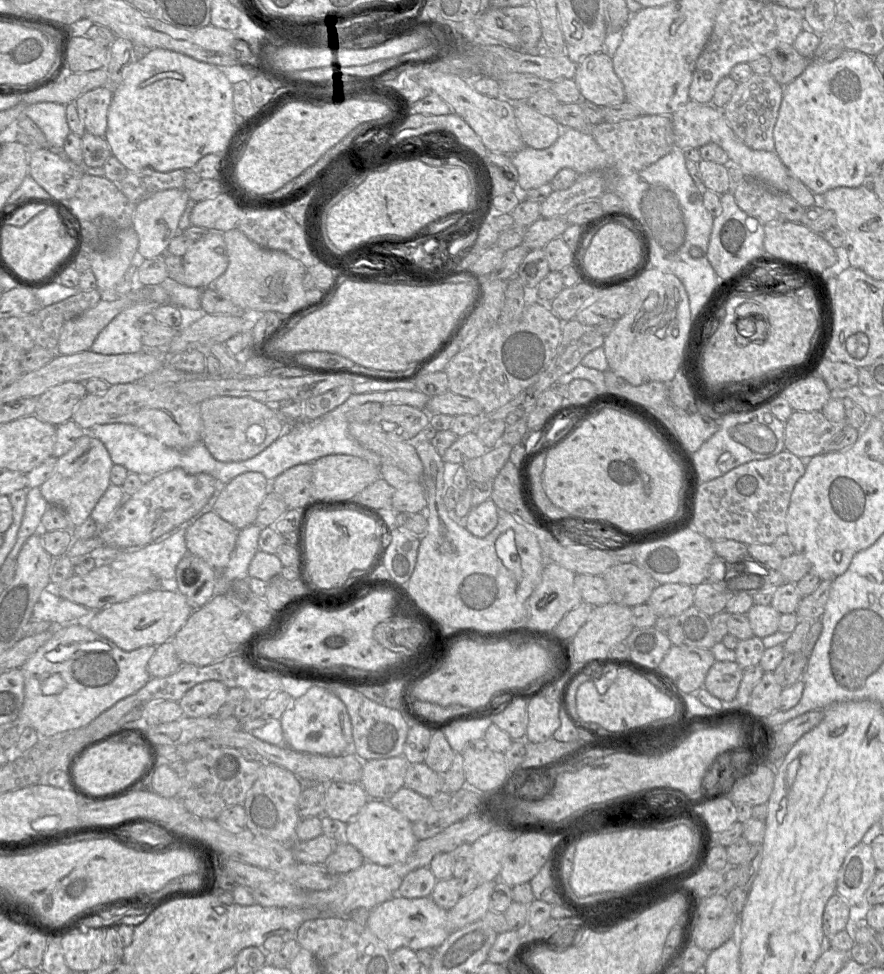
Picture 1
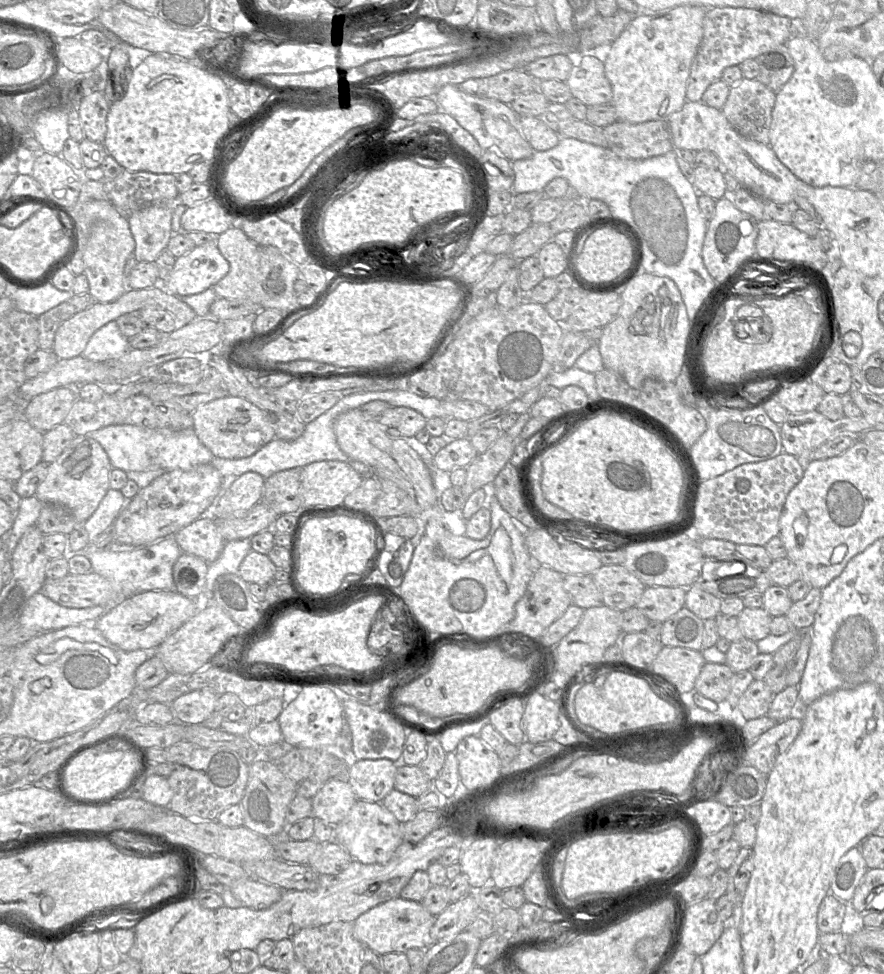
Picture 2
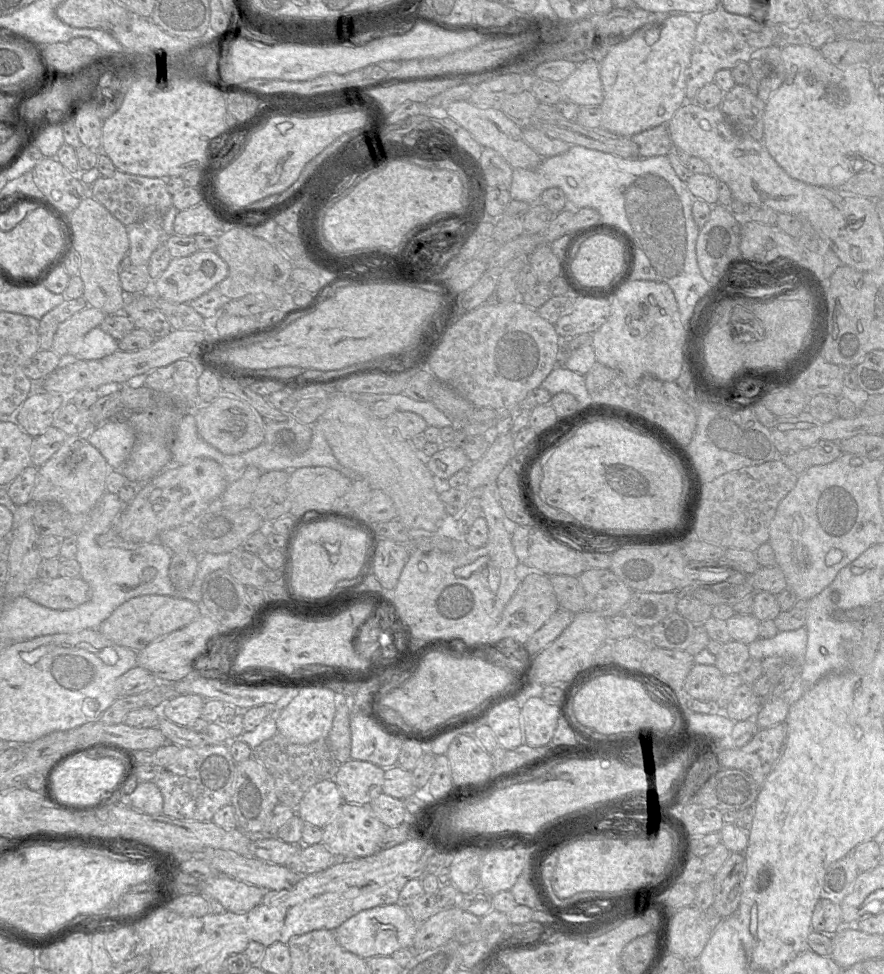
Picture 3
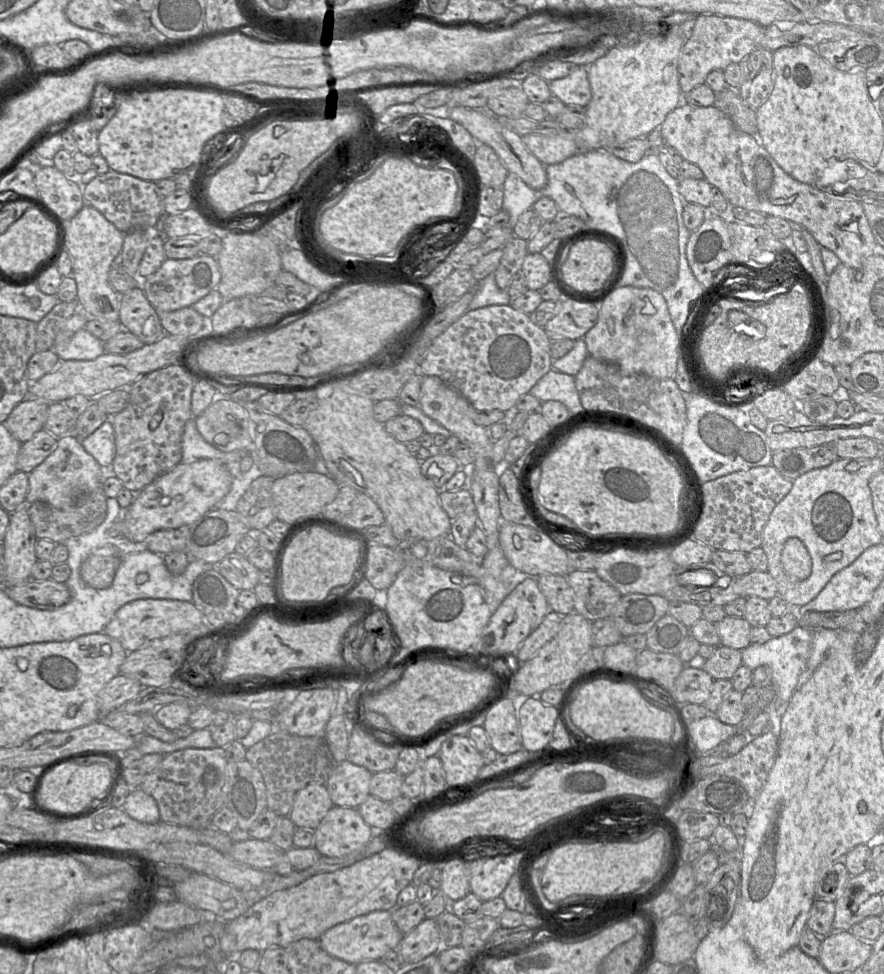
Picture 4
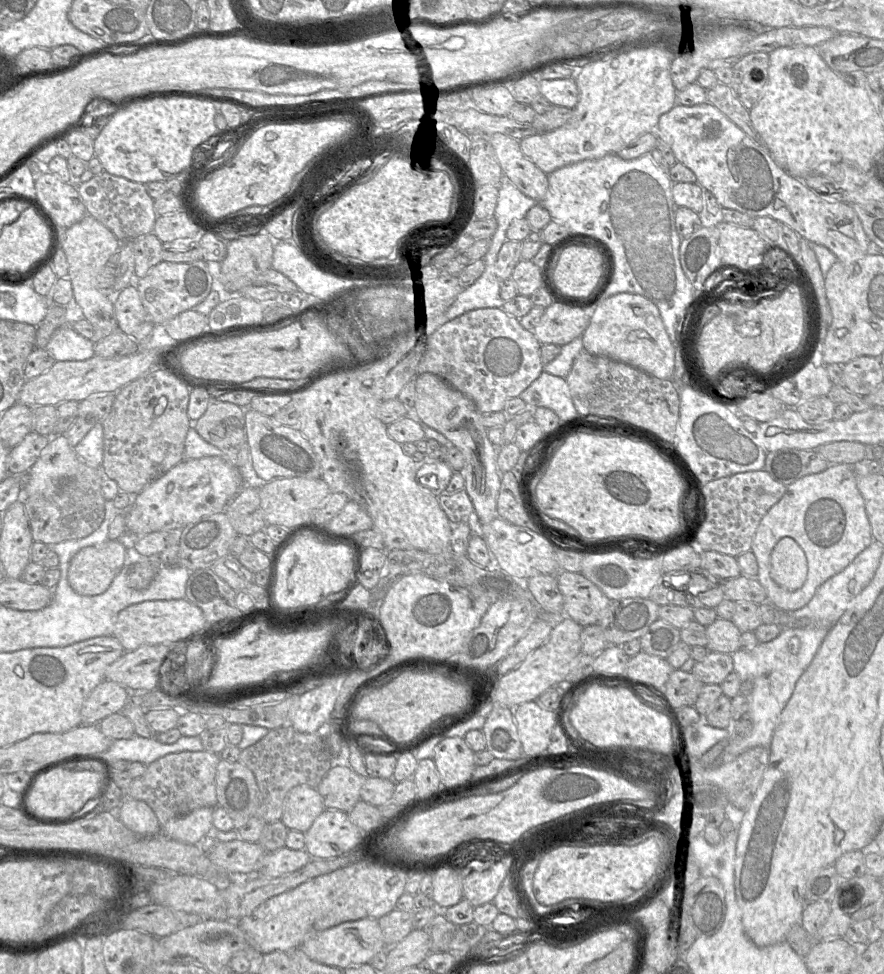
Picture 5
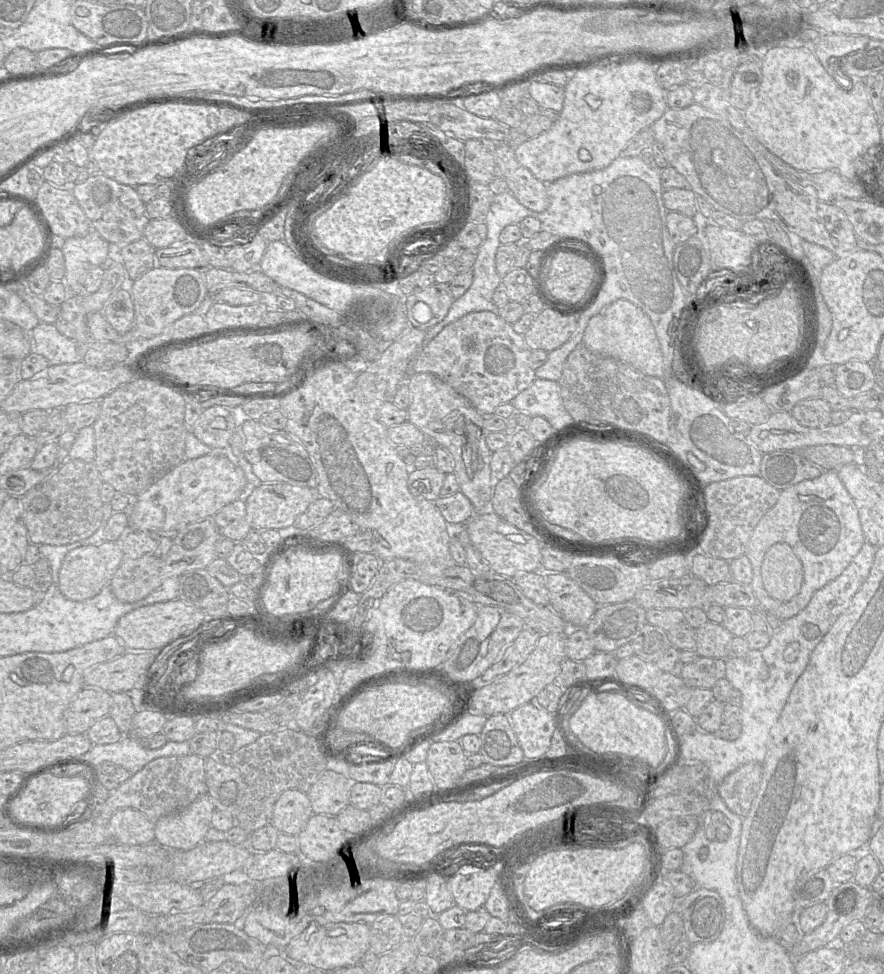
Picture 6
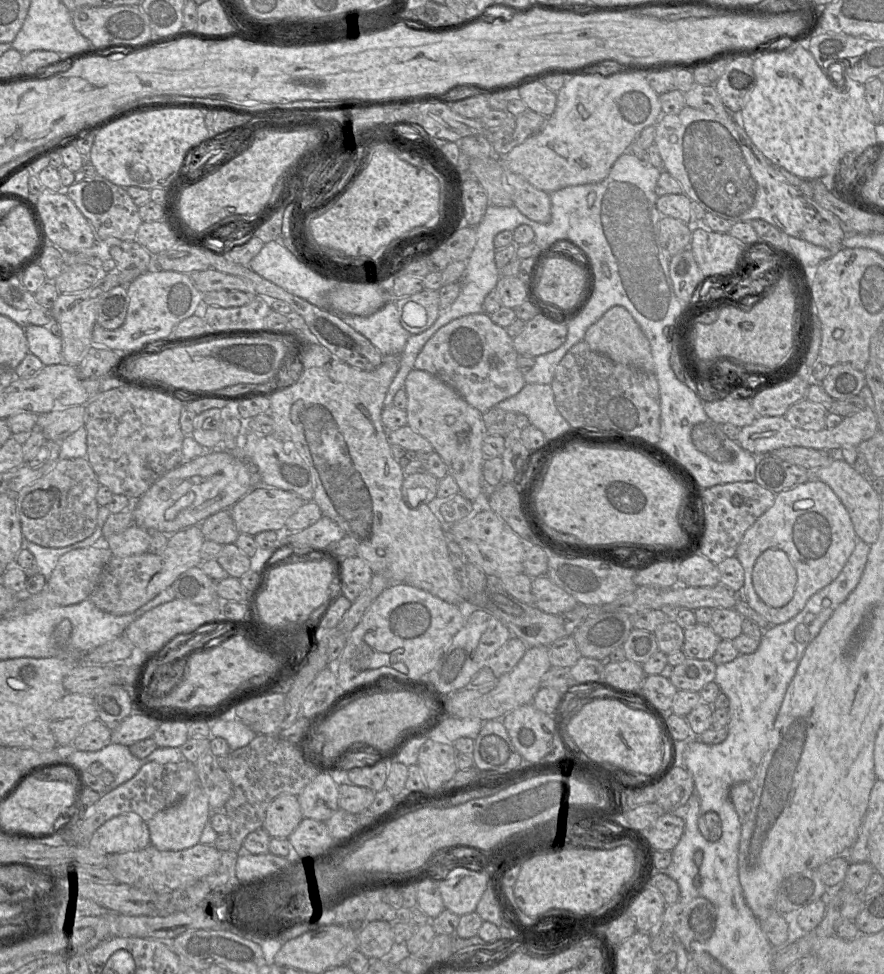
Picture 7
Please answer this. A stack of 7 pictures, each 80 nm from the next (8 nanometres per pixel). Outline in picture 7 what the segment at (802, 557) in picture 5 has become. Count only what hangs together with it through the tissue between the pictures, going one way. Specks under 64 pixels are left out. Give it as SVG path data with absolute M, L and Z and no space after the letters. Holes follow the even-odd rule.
M769 548L756 559L753 584L758 597L767 606L781 608L794 596L797 572L783 550Z

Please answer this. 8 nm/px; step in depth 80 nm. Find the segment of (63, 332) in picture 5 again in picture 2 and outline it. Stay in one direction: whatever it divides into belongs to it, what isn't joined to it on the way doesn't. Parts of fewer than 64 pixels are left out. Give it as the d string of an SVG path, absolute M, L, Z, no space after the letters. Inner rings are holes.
M110 321L92 335L81 356L90 361L105 362L119 359L128 350L128 338L122 335L116 321Z

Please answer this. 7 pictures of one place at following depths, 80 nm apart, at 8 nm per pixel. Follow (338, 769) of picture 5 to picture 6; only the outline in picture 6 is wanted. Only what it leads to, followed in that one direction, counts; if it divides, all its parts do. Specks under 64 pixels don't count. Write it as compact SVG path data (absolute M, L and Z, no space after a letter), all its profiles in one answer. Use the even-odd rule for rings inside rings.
M326 769L307 793L314 814L336 816L350 803L350 789L354 782L342 773Z

